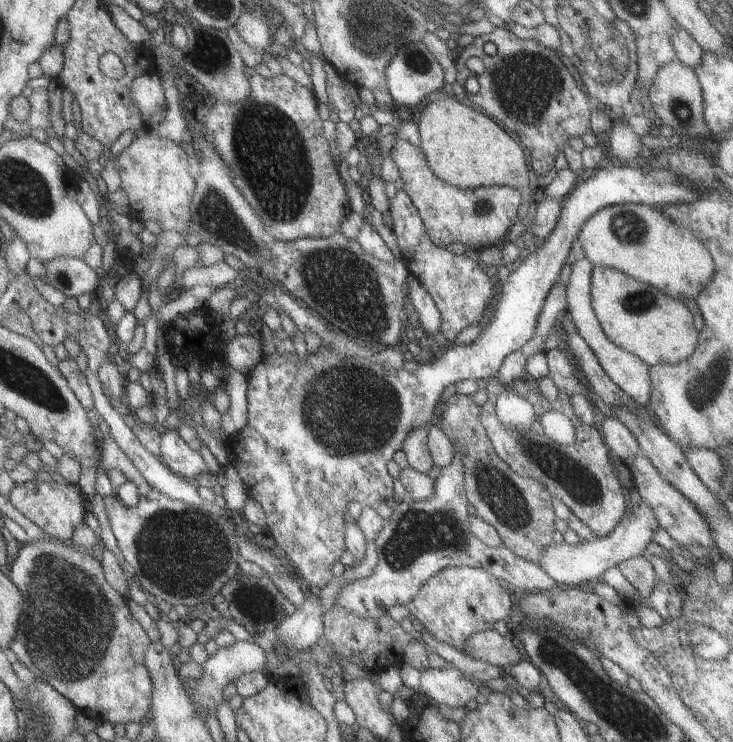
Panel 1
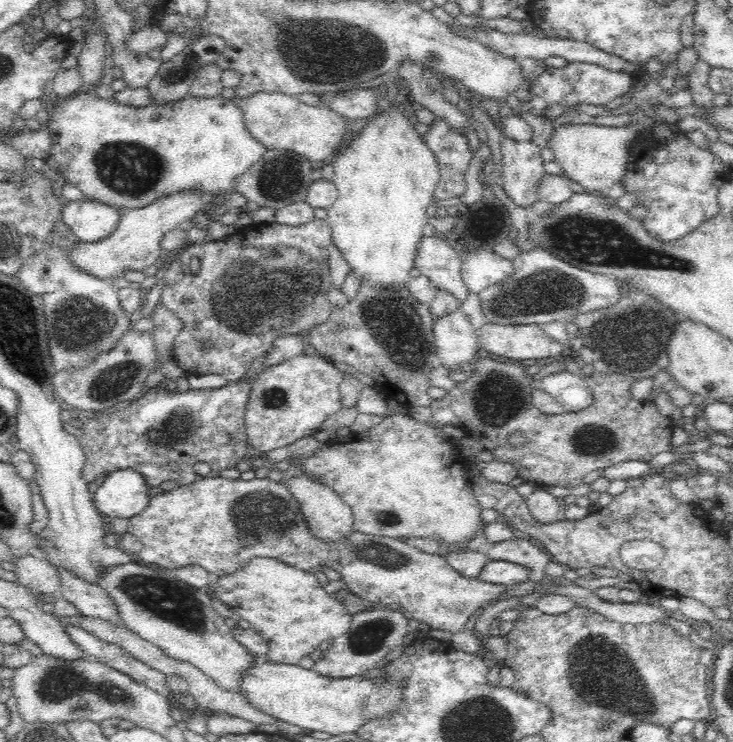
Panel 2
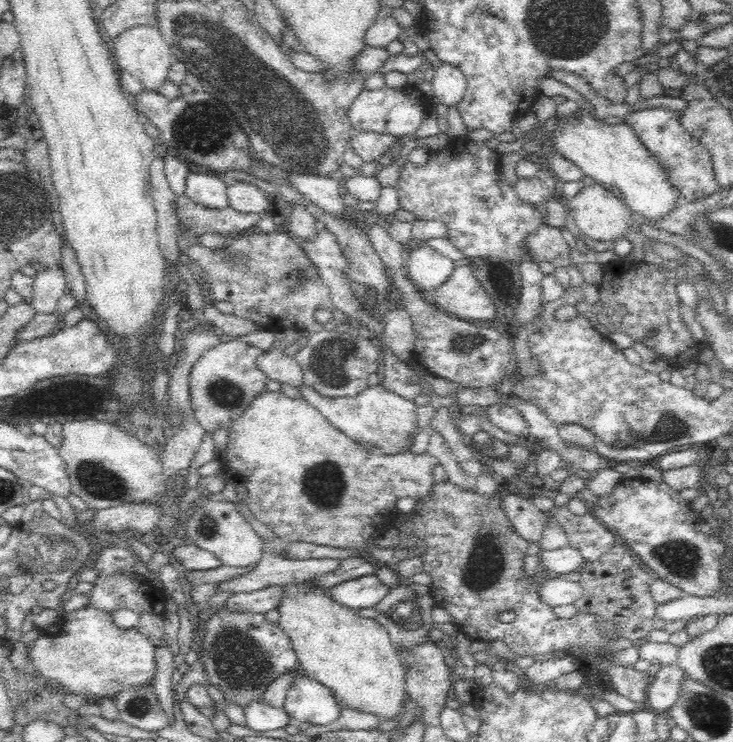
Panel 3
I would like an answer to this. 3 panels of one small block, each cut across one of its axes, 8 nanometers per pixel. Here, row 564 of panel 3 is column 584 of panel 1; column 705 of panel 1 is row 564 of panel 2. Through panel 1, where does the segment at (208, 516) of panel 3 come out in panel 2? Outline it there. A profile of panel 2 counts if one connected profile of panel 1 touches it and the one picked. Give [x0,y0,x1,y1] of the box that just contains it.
[211,558,352,665]

